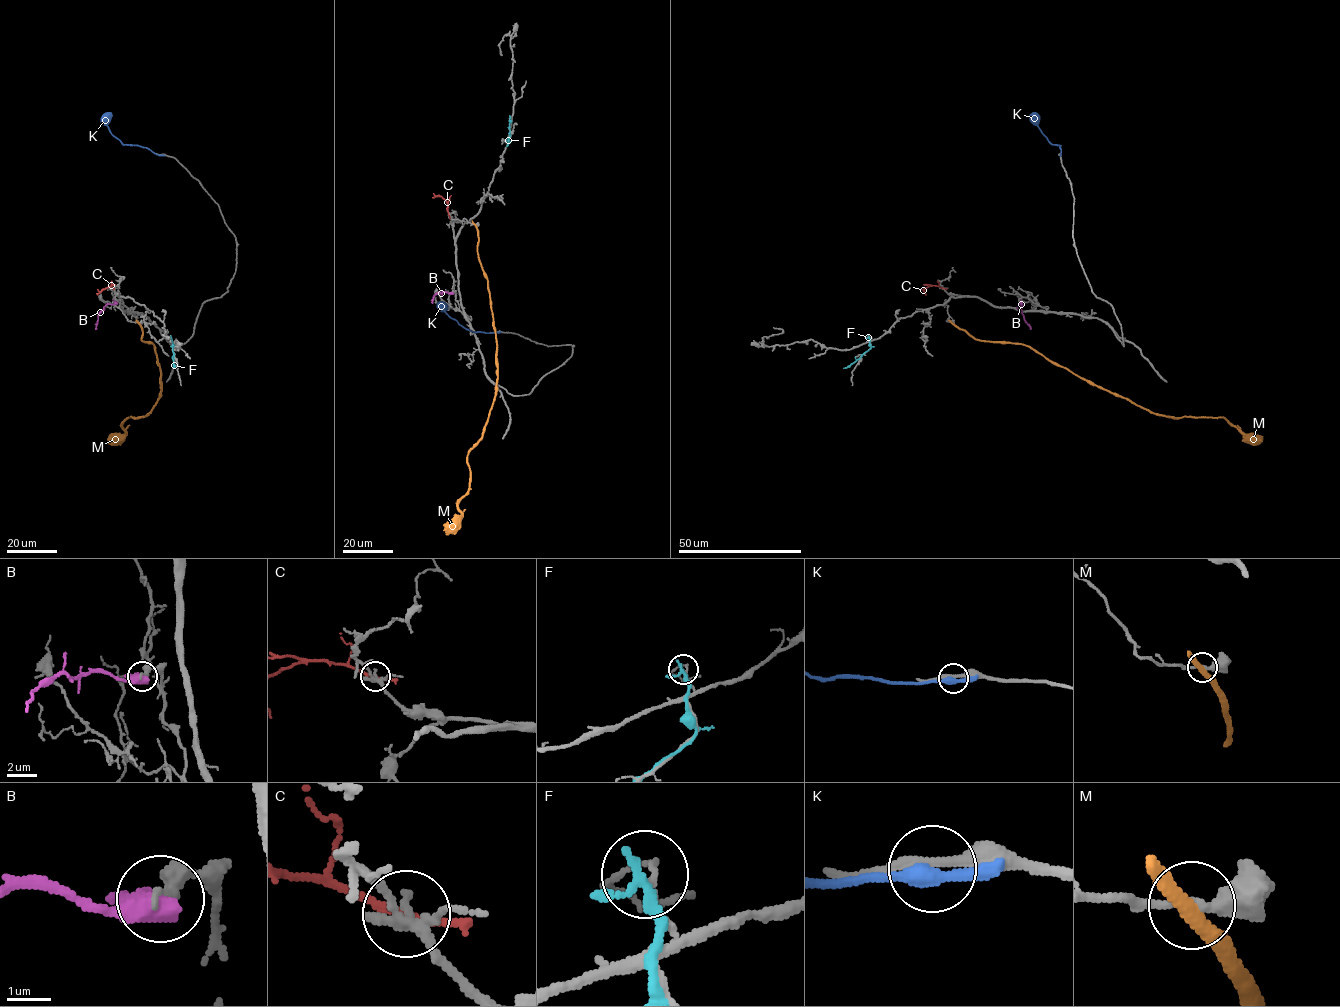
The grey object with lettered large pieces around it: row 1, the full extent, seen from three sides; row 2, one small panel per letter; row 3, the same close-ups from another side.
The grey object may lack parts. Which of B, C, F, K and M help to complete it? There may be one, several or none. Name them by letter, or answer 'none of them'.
none of them

